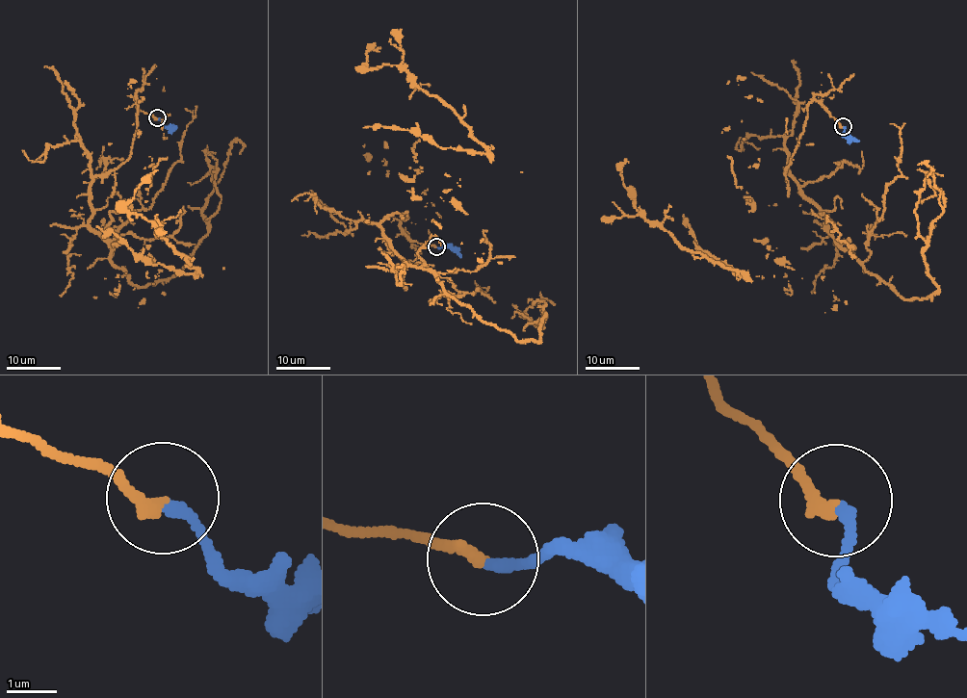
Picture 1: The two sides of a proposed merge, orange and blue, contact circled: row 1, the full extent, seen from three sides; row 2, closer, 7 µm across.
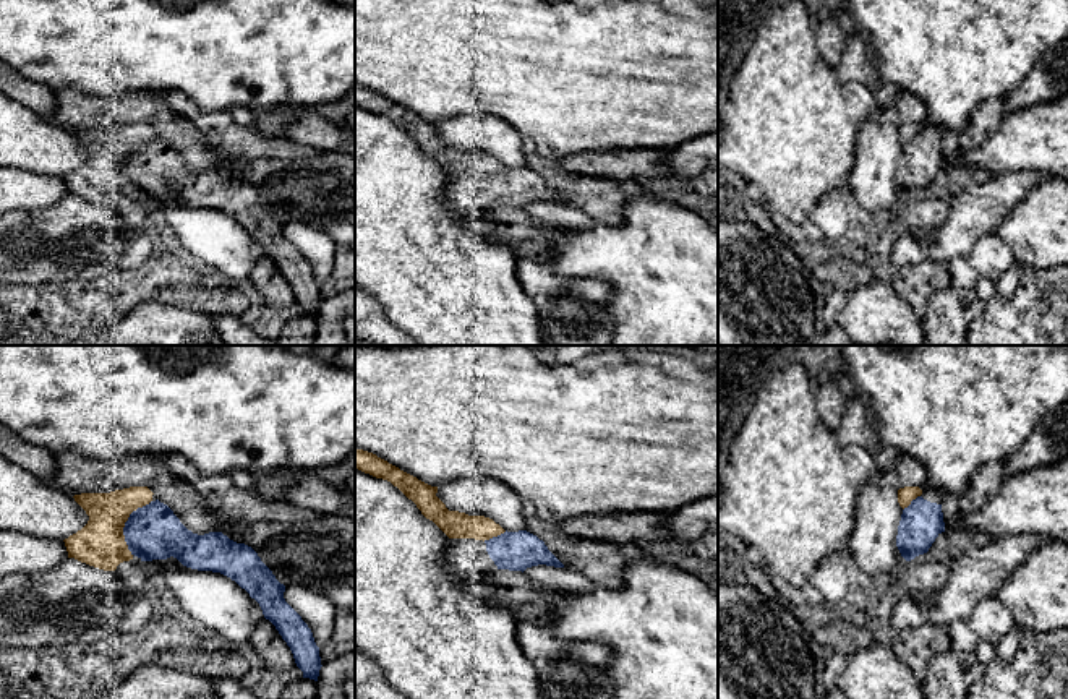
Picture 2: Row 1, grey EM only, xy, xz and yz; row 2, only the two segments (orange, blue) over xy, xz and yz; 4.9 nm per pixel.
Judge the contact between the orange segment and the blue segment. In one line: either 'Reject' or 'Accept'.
Reject

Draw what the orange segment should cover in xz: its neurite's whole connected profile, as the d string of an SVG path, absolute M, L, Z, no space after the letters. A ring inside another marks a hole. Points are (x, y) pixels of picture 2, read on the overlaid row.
M355 449L355 469L391 482L449 538L475 538L485 542L506 532L489 517L449 511L436 496L438 487L418 480L373 452Z

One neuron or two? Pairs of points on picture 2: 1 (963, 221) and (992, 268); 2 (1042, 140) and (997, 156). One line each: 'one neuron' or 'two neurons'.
1: two neurons
2: one neuron

